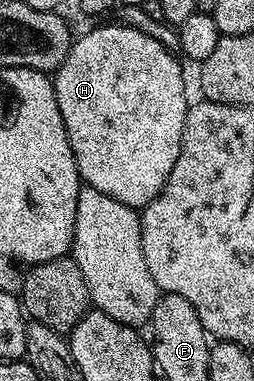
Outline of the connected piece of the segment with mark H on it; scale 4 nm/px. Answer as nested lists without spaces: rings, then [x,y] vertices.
[[[120,23],[113,25],[101,25],[98,29],[93,29],[90,33],[85,33],[82,37],[78,36],[69,48],[67,59],[55,71],[52,78],[55,99],[59,103],[59,115],[63,115],[63,123],[67,131],[67,139],[71,143],[71,151],[75,155],[77,170],[81,176],[82,182],[88,188],[95,191],[103,191],[103,195],[111,195],[111,199],[119,199],[119,203],[127,203],[127,207],[138,211],[145,208],[163,191],[167,183],[167,175],[171,175],[171,167],[175,167],[175,159],[179,159],[179,147],[183,139],[183,123],[189,110],[190,98],[185,98],[185,77],[181,74],[181,65],[177,62],[178,58],[163,47],[151,35],[143,35],[143,31],[132,29]]]

